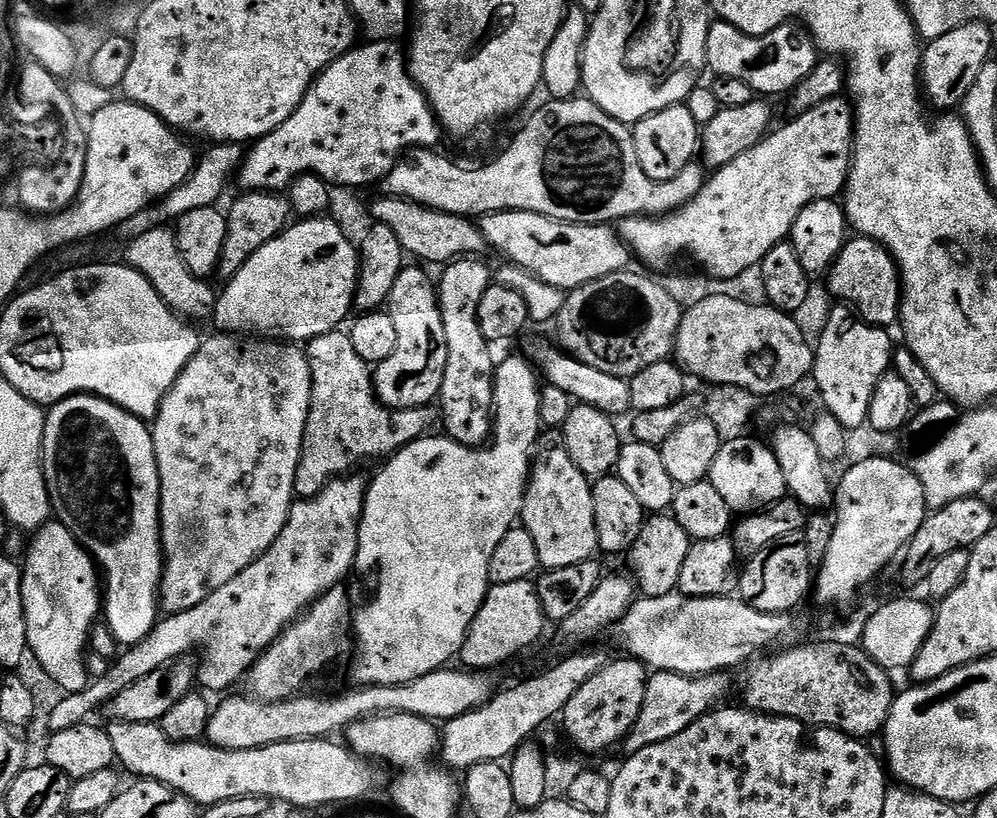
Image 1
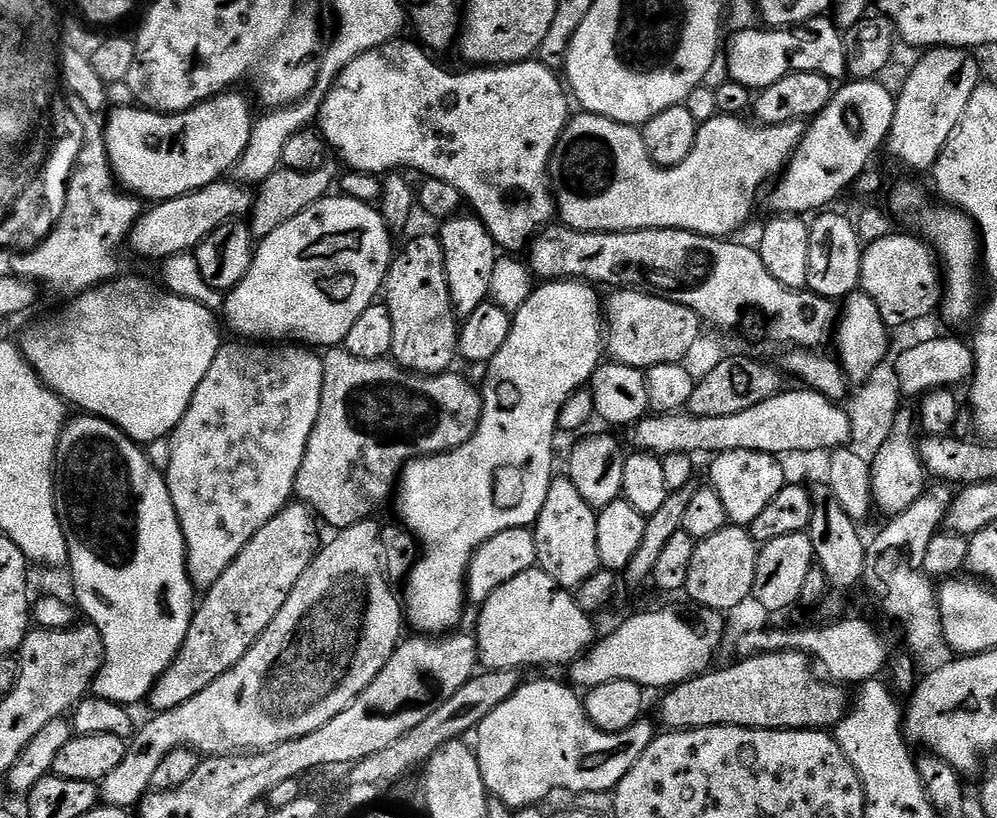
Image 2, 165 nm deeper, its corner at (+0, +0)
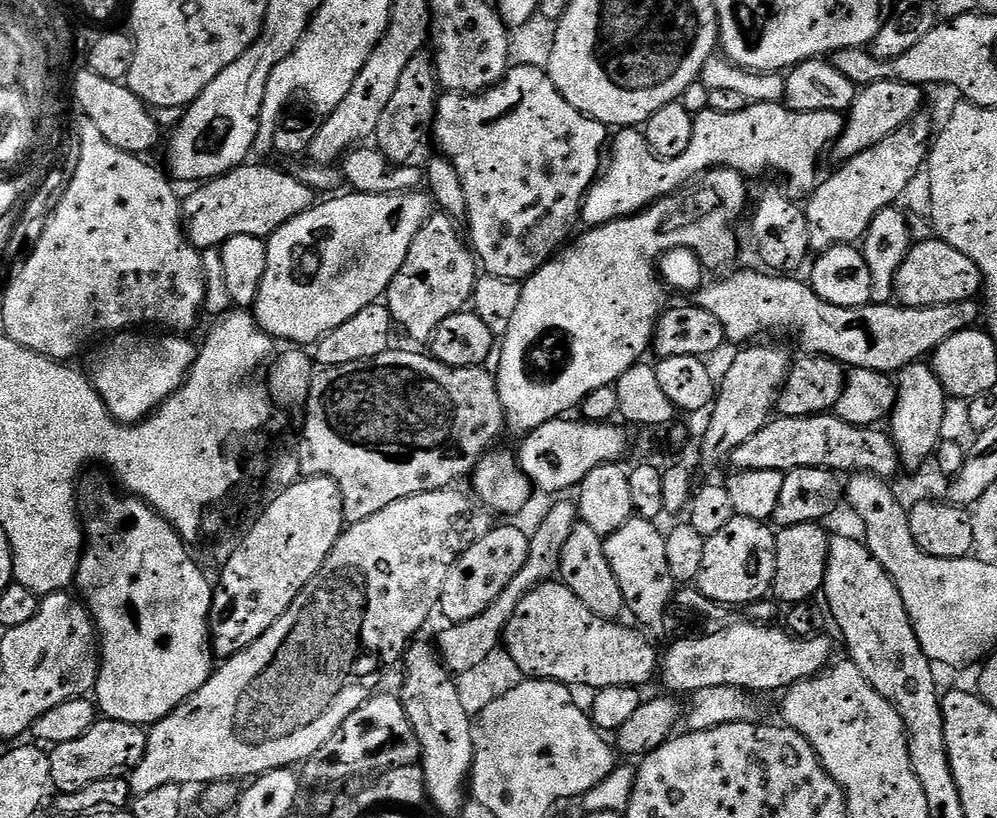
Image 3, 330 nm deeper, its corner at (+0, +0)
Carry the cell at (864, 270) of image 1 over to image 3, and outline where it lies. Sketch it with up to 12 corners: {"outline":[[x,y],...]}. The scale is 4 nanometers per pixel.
{"outline":[[939,238],[913,243],[894,278],[905,308],[981,292],[978,266]]}

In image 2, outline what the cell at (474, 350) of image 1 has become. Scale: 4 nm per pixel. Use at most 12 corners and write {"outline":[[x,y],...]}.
{"outline":[[475,214],[439,225],[450,302],[469,316],[491,294],[498,249]]}

